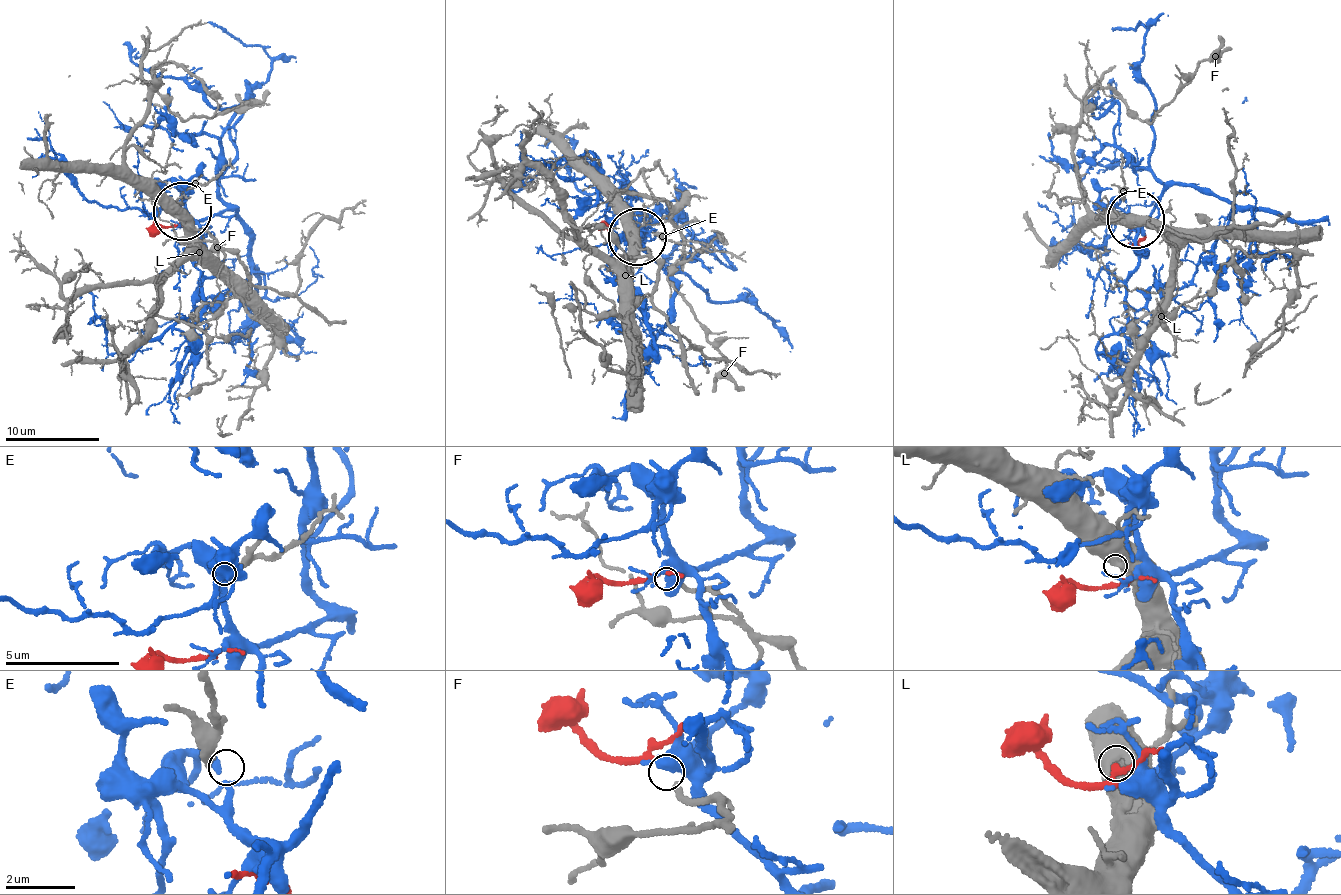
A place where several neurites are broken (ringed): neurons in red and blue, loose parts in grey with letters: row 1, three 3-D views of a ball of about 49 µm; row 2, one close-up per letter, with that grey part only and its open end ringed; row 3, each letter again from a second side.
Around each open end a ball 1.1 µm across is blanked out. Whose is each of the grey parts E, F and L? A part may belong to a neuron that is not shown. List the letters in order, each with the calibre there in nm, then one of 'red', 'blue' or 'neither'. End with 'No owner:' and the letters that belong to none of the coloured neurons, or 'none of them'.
E: calibre 260 nm; neither
F: calibre 180 nm; red
L: calibre 480 nm; neither
No owner: E, L

